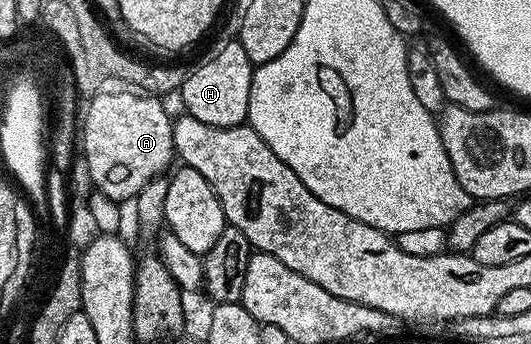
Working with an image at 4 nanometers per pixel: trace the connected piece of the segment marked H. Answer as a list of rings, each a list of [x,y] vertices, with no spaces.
[[[236,41],[226,43],[207,63],[199,65],[195,71],[191,70],[182,82],[180,98],[184,106],[185,114],[192,116],[196,121],[204,121],[204,125],[216,125],[217,127],[241,127],[247,122],[250,114],[250,90],[252,89],[252,77],[255,64],[250,62],[248,53]]]

